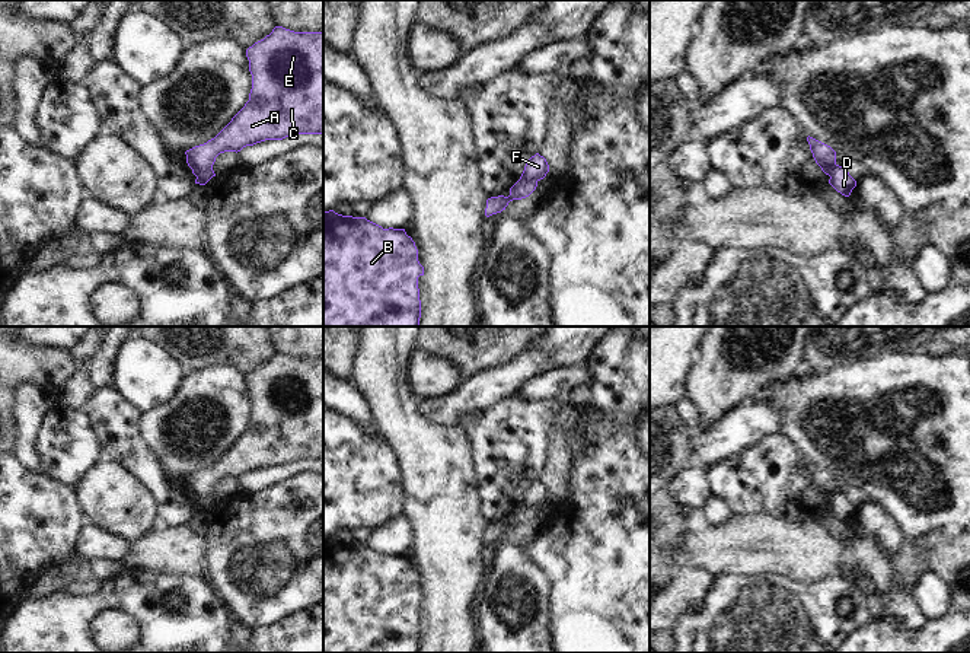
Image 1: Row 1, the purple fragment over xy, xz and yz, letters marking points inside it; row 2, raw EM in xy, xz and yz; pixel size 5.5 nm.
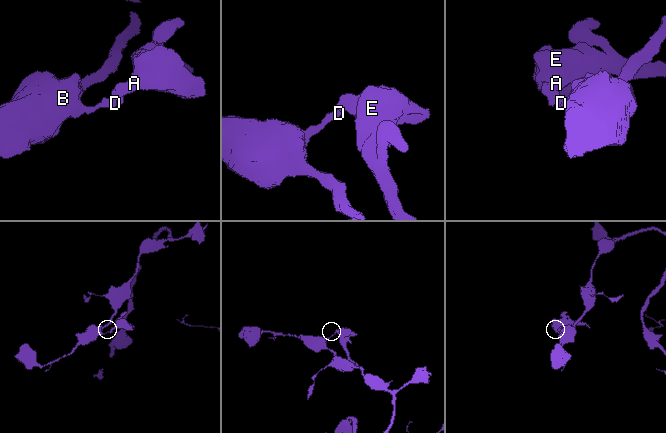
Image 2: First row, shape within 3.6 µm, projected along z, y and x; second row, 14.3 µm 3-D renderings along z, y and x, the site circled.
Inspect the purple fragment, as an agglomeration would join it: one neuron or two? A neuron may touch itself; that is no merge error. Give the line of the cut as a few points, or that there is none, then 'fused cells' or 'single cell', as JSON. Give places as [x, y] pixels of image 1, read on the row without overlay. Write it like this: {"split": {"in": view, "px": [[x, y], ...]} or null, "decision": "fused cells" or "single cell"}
{"split": {"in": "xy", "px": [[192, 496], [211, 503]]}, "decision": "fused cells"}

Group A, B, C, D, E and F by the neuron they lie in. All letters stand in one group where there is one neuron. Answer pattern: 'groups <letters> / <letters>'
groups A C E F / B D

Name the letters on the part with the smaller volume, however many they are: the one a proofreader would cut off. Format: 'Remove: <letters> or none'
Remove: A, C, E, F.

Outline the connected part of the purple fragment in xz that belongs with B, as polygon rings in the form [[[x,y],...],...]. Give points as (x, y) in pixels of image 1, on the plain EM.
[[[323,538],[323,653],[418,653],[419,602],[424,602],[424,593],[405,555],[383,555],[366,544]]]

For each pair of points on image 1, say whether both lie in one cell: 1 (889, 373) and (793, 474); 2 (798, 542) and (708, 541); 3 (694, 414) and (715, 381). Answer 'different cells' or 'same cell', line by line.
1: different cells
2: same cell
3: different cells

